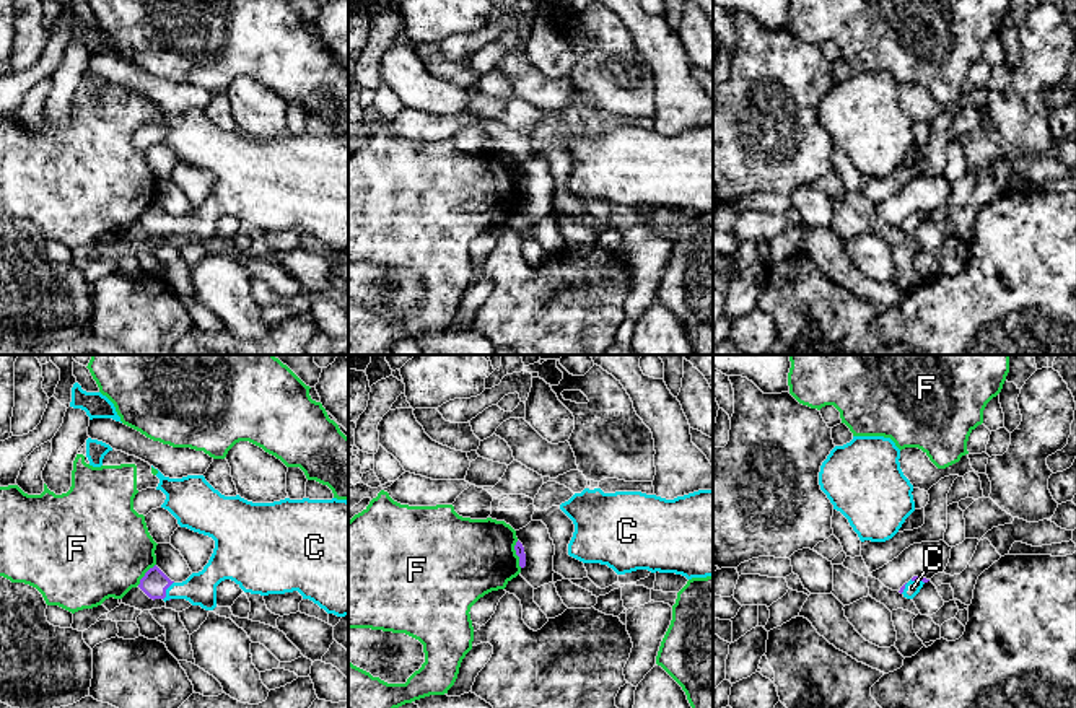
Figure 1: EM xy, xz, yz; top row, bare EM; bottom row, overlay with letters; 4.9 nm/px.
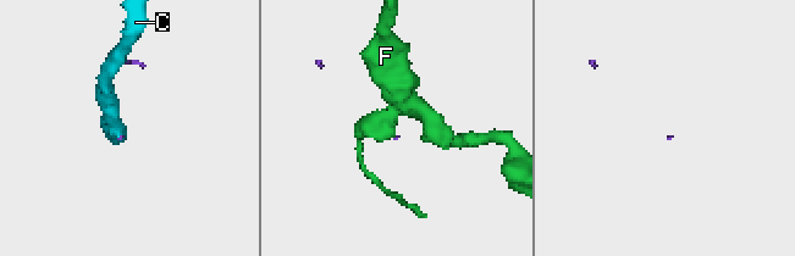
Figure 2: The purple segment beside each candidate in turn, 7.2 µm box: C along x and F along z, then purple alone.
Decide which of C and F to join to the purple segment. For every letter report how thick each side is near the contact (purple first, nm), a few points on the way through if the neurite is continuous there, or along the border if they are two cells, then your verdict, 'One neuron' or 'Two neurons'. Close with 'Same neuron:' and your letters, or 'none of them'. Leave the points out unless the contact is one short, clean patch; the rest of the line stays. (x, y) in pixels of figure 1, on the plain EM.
C: Thickness 130 nm (purple) against 160 nm. One neuron
F: Thickness 50 nm (purple) against 400 nm. Two neurons
Same neuron: C

